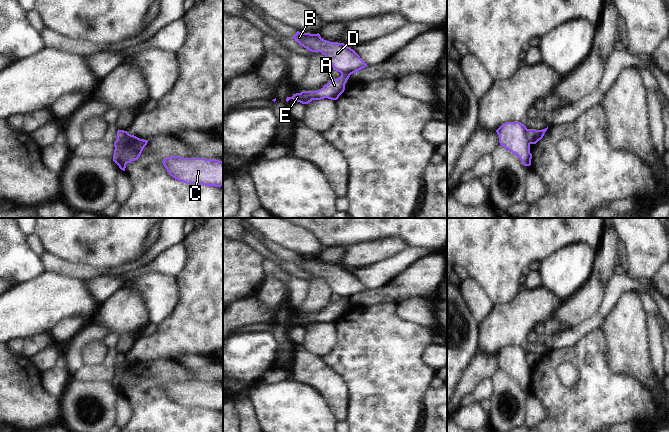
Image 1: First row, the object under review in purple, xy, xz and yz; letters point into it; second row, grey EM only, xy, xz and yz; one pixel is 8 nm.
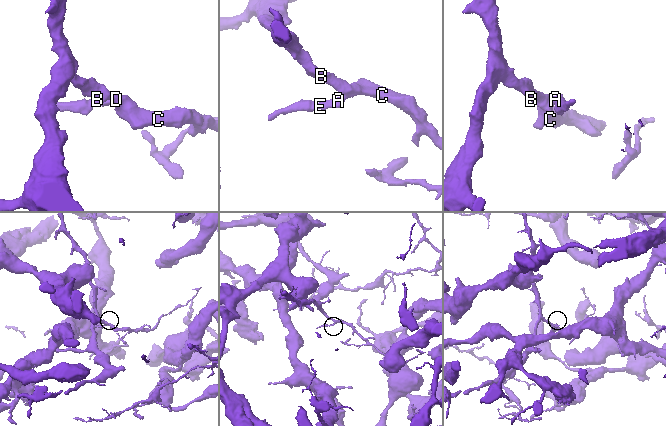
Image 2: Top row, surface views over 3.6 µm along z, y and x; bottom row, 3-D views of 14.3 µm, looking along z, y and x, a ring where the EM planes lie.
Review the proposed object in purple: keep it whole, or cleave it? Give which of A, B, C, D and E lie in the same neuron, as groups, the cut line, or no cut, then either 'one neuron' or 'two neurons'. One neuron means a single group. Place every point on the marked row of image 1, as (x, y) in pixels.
groups A E / B C D; cut yz (527, 129), (527, 139), (530, 143); two neurons

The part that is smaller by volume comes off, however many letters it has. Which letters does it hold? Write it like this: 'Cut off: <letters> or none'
Cut off: A, E

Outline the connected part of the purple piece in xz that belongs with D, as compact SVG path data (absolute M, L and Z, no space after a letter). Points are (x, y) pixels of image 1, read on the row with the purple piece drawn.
M297 31L292 37L301 46L311 52L321 52L341 74L353 74L367 66L365 61L344 43L324 40L319 33L310 34Z

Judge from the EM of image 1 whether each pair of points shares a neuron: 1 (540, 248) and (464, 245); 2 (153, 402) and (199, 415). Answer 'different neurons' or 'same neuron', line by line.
1: same neuron
2: same neuron

